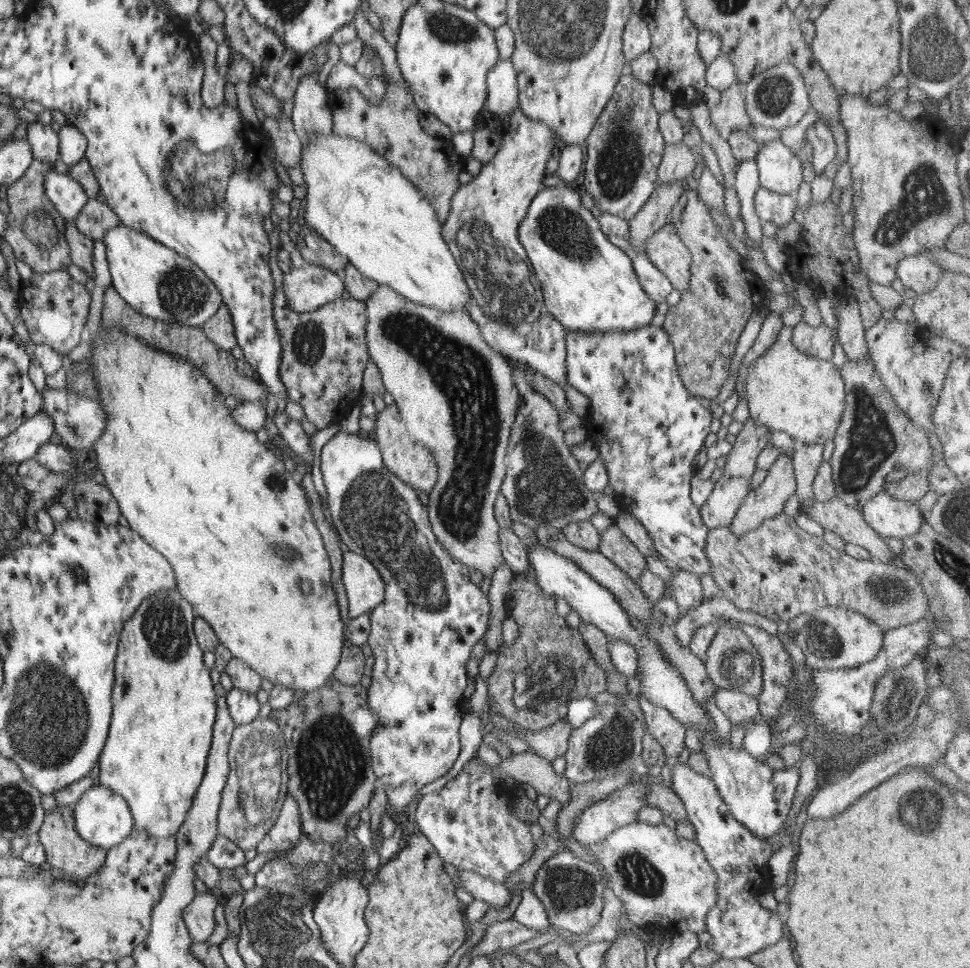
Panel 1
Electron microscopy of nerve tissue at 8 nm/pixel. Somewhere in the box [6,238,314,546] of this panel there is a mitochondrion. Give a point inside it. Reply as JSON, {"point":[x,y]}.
{"point":[182,294]}

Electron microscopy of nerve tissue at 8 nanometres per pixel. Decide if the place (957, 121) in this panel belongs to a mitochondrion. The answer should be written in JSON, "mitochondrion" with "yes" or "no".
{"mitochondrion":"no"}

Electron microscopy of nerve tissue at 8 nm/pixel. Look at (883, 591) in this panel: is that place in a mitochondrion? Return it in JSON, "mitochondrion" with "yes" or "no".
{"mitochondrion":"yes"}

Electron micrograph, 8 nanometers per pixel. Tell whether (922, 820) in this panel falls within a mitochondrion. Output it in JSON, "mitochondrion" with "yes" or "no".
{"mitochondrion":"yes"}

